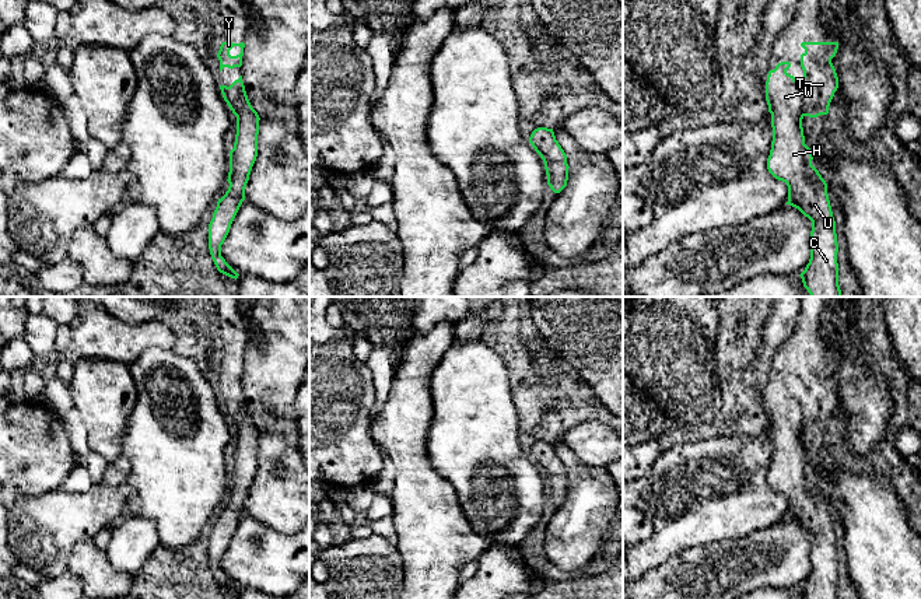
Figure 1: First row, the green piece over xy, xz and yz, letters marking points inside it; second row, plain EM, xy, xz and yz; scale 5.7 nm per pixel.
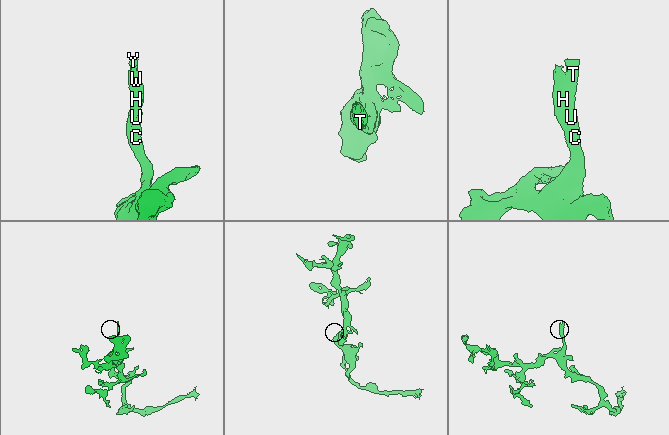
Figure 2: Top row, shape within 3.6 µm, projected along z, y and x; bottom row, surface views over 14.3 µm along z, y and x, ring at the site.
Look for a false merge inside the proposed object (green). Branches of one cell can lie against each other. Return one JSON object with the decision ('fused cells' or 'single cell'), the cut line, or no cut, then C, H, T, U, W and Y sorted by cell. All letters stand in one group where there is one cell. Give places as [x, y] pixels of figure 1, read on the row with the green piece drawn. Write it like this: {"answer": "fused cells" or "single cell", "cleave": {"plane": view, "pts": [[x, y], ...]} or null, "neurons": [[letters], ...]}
{"answer": "single cell", "cleave": null, "neurons": [["C", "H", "T", "U", "W", "Y"]]}

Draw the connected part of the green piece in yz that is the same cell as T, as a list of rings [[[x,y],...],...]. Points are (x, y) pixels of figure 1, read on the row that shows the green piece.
[[[802,42],[803,77],[796,81],[781,62],[768,71],[766,101],[771,113],[773,141],[768,172],[788,186],[788,202],[812,221],[810,259],[799,274],[810,297],[841,297],[837,234],[827,183],[812,165],[813,150],[805,144],[802,119],[829,113],[838,88],[831,59],[838,42]]]

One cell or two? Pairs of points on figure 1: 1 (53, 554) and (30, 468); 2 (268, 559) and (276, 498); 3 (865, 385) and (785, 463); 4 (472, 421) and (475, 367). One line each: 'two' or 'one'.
1: two
2: two
3: two
4: one

